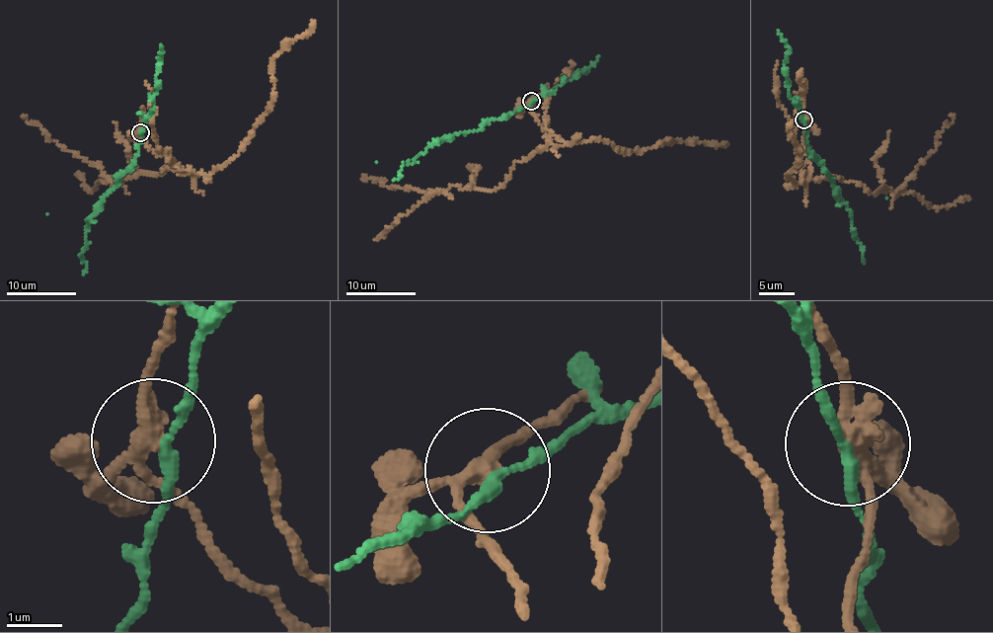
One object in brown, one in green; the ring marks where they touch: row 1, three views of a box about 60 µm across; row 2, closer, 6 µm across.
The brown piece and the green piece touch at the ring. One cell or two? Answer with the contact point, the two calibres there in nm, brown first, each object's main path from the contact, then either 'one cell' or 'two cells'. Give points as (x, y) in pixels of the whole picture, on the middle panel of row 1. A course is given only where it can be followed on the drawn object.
at (531, 101); 240 nm thick on the brown side, 170 nm on the other; brown runs (531, 101), (528, 104), (548, 144), (514, 164), (496, 190), (456, 186), (427, 194), (362, 178); green runs (531, 101), (526, 108), (489, 121), (472, 132), (436, 140), (411, 164), (403, 164), (394, 182); two cells

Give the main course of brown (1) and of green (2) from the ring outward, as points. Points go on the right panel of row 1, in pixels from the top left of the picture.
1: (802, 120), (811, 178), (831, 176), (855, 181), (873, 193), (884, 187), (892, 194), (932, 151), (955, 114)
2: (802, 120), (808, 151), (829, 176), (839, 200), (848, 207), (855, 240), (861, 246), (865, 265)

